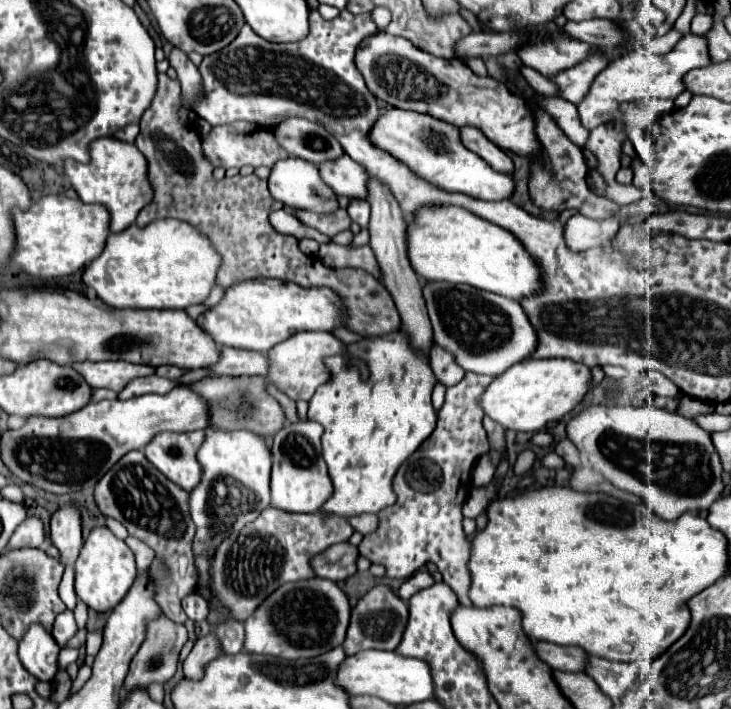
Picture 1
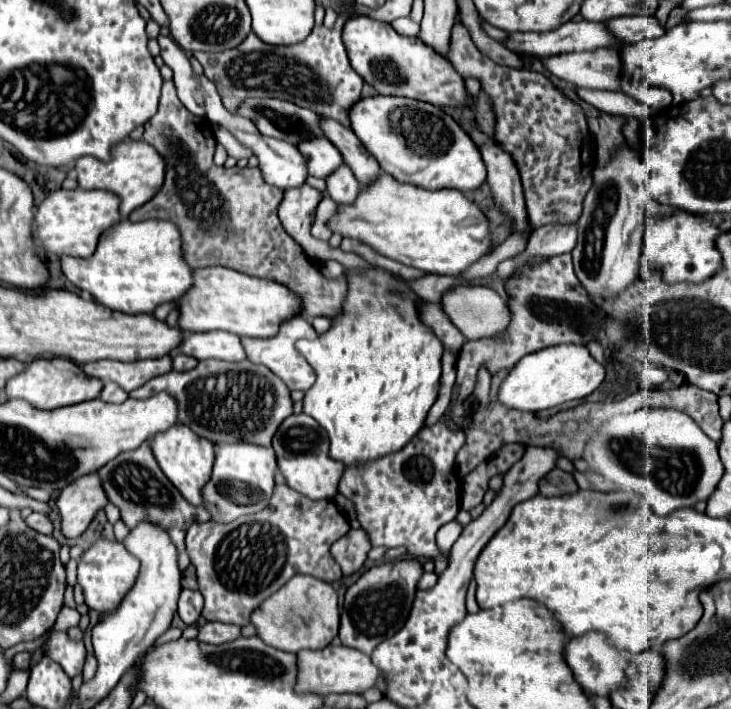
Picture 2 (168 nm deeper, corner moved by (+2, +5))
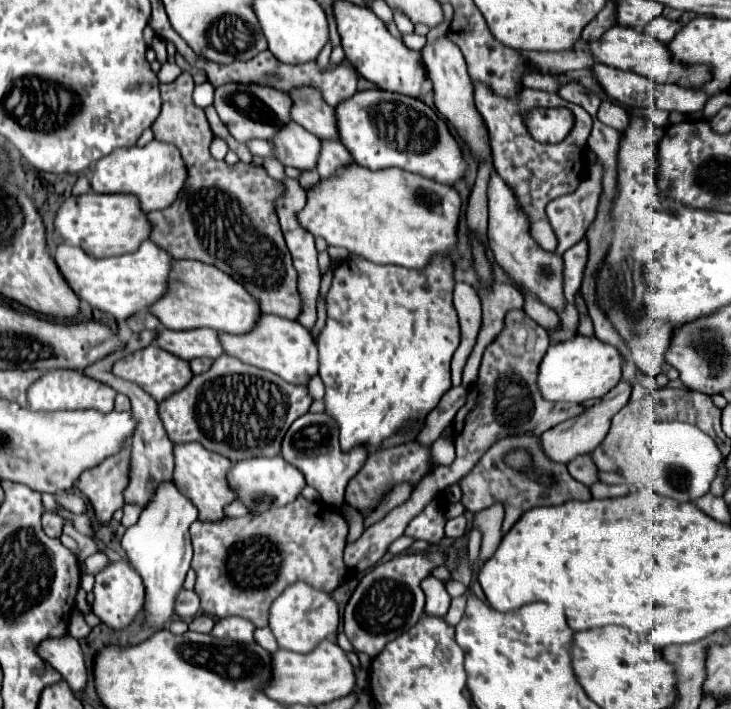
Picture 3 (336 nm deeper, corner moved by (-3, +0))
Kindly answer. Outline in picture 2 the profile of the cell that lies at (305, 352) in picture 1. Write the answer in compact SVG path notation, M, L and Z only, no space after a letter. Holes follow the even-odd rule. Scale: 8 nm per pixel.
M299 315L299 317L291 317L289 321L285 321L281 325L279 333L271 339L249 339L249 337L245 337L241 341L243 341L243 347L245 347L247 359L251 363L259 363L259 365L265 365L267 369L271 369L289 387L289 391L307 391L315 383L315 371L305 361L305 357L295 349L295 343L299 339L315 339L315 337L317 337L317 331L313 329L311 321Z

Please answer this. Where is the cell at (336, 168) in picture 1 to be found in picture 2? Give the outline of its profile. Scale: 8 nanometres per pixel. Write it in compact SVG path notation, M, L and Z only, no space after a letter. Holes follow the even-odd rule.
M329 139L305 141L303 145L299 145L299 151L307 157L309 173L313 177L325 179L343 165L343 155L339 153L339 149L335 149L335 145L331 145Z

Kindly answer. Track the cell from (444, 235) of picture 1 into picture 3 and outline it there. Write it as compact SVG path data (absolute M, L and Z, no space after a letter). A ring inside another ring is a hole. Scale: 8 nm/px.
M352 162L352 166L348 166L348 170L340 170L340 174L332 174L332 178L320 178L310 190L306 190L306 206L296 214L300 226L310 232L312 236L320 236L324 238L330 246L342 246L346 250L350 250L352 254L358 254L374 264L398 264L398 266L406 266L406 268L424 268L436 254L450 254L456 246L456 226L458 226L458 214L460 214L460 196L452 186L444 186L440 182L432 182L430 178L424 178L420 174L412 174L406 170L398 170L398 168L384 168L384 170L368 170L362 168L358 164Z

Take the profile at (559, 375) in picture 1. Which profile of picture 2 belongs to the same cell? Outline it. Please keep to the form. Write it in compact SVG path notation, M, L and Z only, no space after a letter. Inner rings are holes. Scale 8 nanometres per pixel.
M557 345L555 349L543 349L539 353L529 353L527 357L523 357L523 361L519 361L519 365L515 365L509 375L501 381L499 389L497 389L497 401L505 407L511 409L519 409L519 411L541 411L541 409L549 409L567 401L579 401L587 395L591 395L603 381L605 377L605 367L599 365L591 355L589 349L583 345Z

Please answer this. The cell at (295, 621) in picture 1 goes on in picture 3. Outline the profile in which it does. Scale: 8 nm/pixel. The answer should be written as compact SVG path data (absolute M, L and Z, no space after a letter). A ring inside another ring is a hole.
M296 582L288 586L288 590L284 590L282 596L278 596L270 608L270 628L280 648L300 652L300 654L312 652L324 638L332 636L338 630L338 624L340 624L338 606L332 600L332 596L314 590L304 582Z

